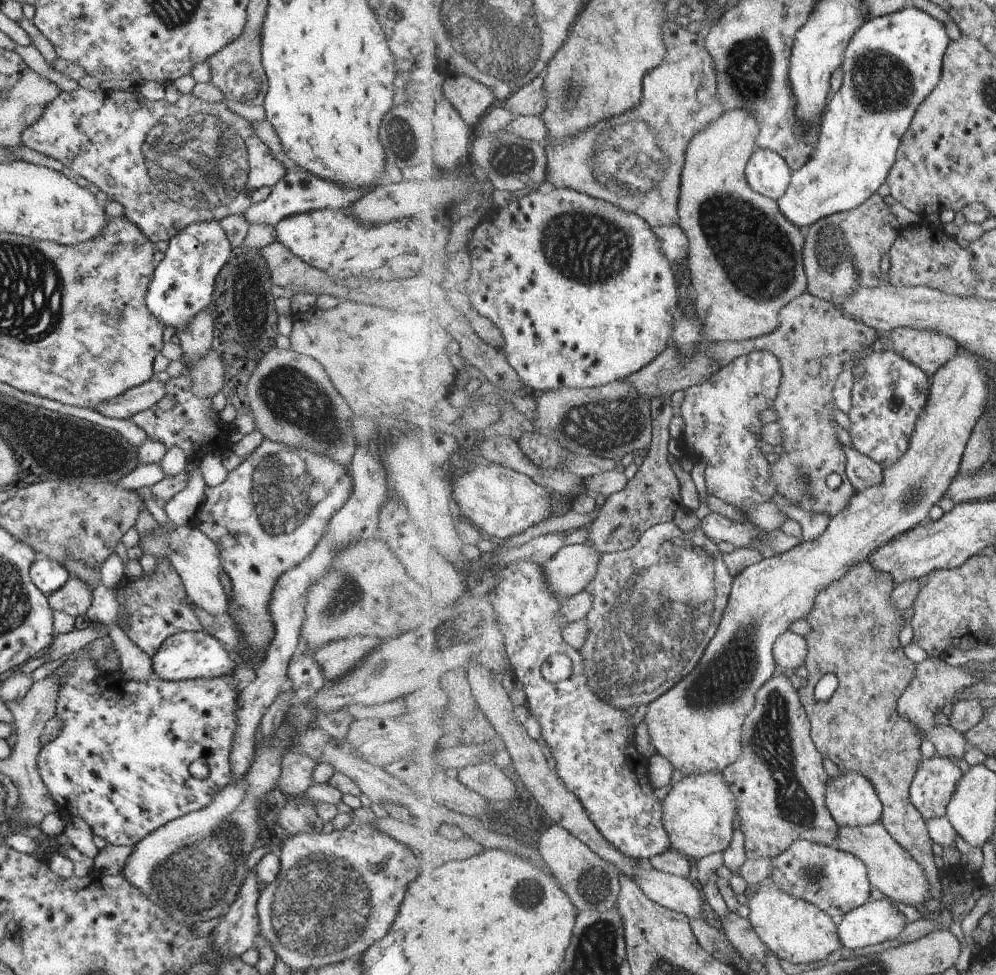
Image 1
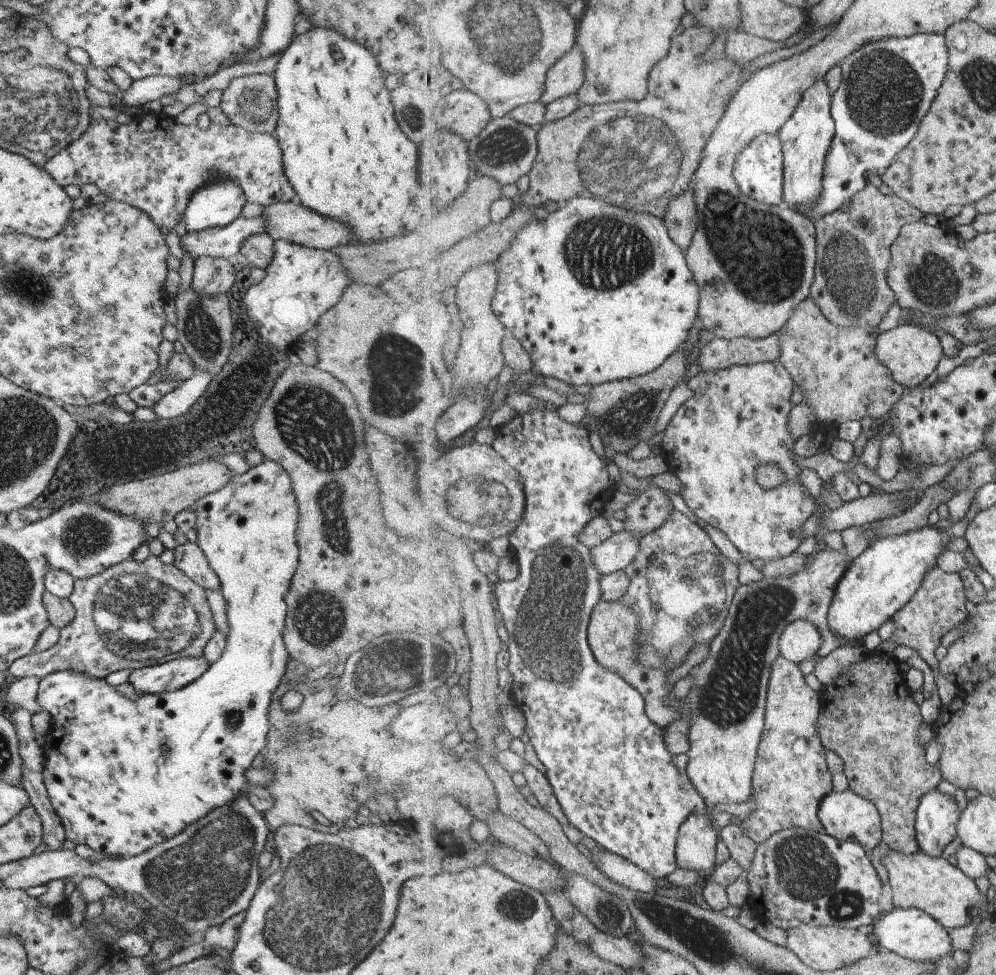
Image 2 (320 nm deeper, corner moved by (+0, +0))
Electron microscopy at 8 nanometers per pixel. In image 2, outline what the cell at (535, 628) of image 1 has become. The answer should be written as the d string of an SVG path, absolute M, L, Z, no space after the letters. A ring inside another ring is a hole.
M535 408L527 414L517 414L509 423L499 427L497 432L497 436L491 445L521 473L521 481L525 485L527 494L526 511L522 523L509 536L509 542L513 544L513 548L517 552L519 571L515 579L510 581L500 579L496 589L499 608L505 618L505 626L509 630L509 644L507 647L509 648L511 662L508 669L514 680L513 689L510 692L513 705L521 709L521 712L526 716L526 734L529 736L530 744L533 746L537 757L546 768L546 777L553 785L557 800L566 814L569 824L577 827L585 837L596 840L599 845L608 851L621 855L637 866L644 868L654 878L665 878L679 867L676 861L676 842L682 824L691 815L705 814L707 812L707 802L697 790L688 771L683 772L674 763L675 754L668 749L665 730L655 724L650 716L647 716L646 700L642 693L631 686L622 676L619 676L619 673L601 666L595 660L595 656L589 648L589 642L587 642L587 628L589 628L591 614L603 600L603 574L594 563L591 548L582 541L582 534L583 529L594 518L602 515L605 504L613 498L613 493L617 488L611 483L611 474L609 474L609 468L607 468L607 462L601 460L593 449L594 446L591 446L589 428L586 425L577 426L577 423L569 424L569 422L565 422L557 414L557 410Z

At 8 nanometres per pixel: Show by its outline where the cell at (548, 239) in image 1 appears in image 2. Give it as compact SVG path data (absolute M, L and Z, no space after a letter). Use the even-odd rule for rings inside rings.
M597 195L591 197L573 197L560 204L560 207L548 214L543 220L532 221L519 232L511 246L497 258L498 271L502 272L498 293L494 300L496 315L512 334L527 348L535 371L539 376L553 377L570 385L589 384L592 387L611 381L630 379L647 375L663 366L670 356L681 349L690 338L691 329L699 318L701 300L700 286L691 270L683 247L673 240L667 223L663 218L651 213L639 213L623 206L617 208Z

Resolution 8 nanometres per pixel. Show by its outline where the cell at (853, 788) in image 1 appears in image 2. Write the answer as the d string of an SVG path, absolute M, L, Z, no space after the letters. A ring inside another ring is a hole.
M851 790L842 793L833 791L827 795L822 800L818 815L828 835L843 842L857 841L869 854L883 840L882 814L879 809L874 802L871 802L871 799L862 797Z

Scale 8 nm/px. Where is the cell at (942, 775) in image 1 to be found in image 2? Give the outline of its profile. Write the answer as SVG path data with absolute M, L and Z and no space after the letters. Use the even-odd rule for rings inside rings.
M937 789L925 795L916 816L916 833L921 852L940 857L943 850L957 838L961 816L962 812L953 796Z

